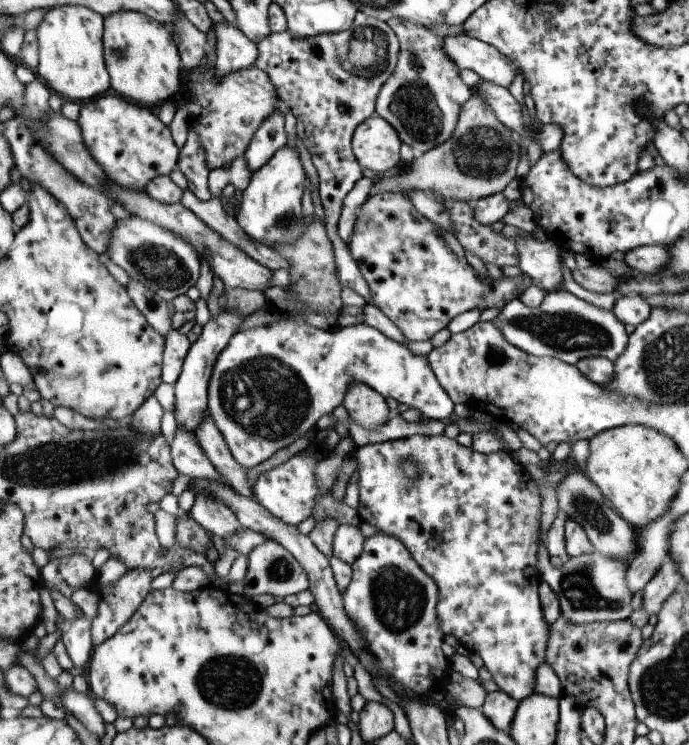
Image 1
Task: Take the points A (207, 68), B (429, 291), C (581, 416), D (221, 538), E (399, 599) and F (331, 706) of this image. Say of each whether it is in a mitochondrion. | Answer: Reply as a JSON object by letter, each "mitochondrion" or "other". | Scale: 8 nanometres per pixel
{"A":"other","B":"other","C":"other","D":"other","E":"mitochondrion","F":"other"}

